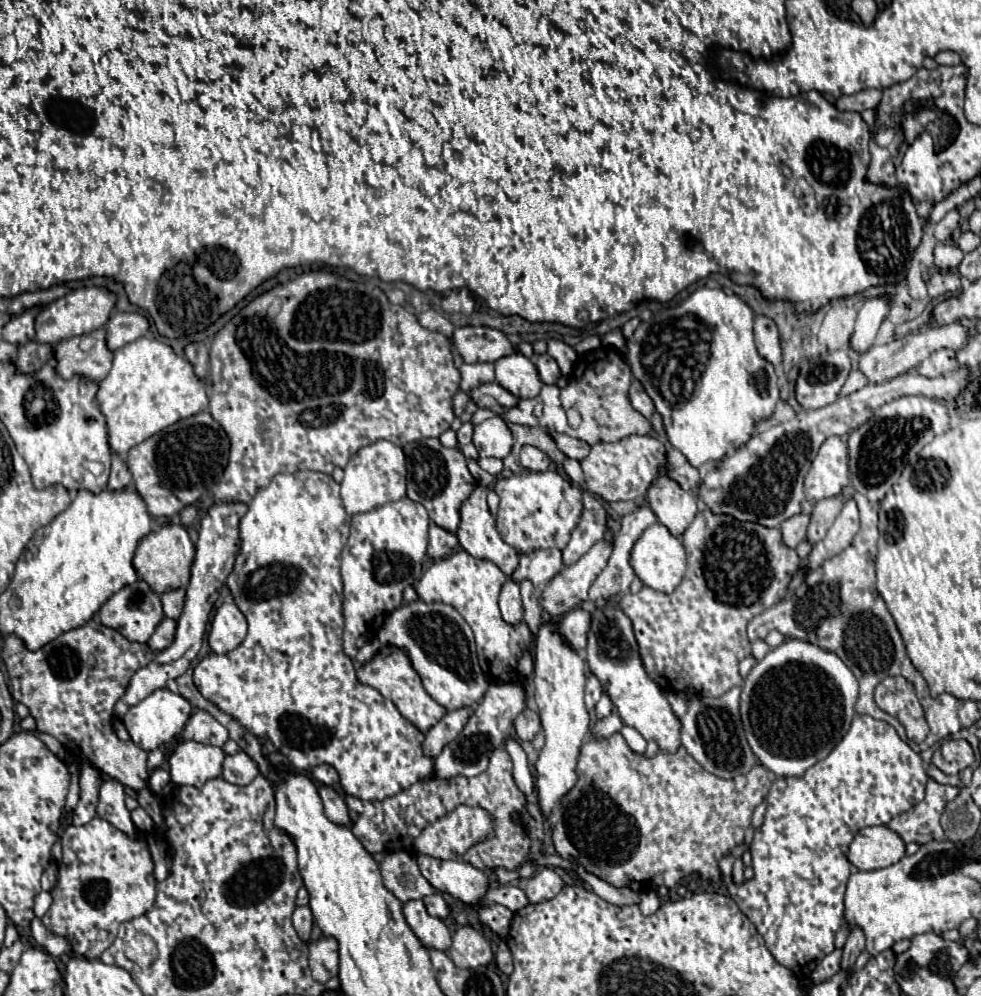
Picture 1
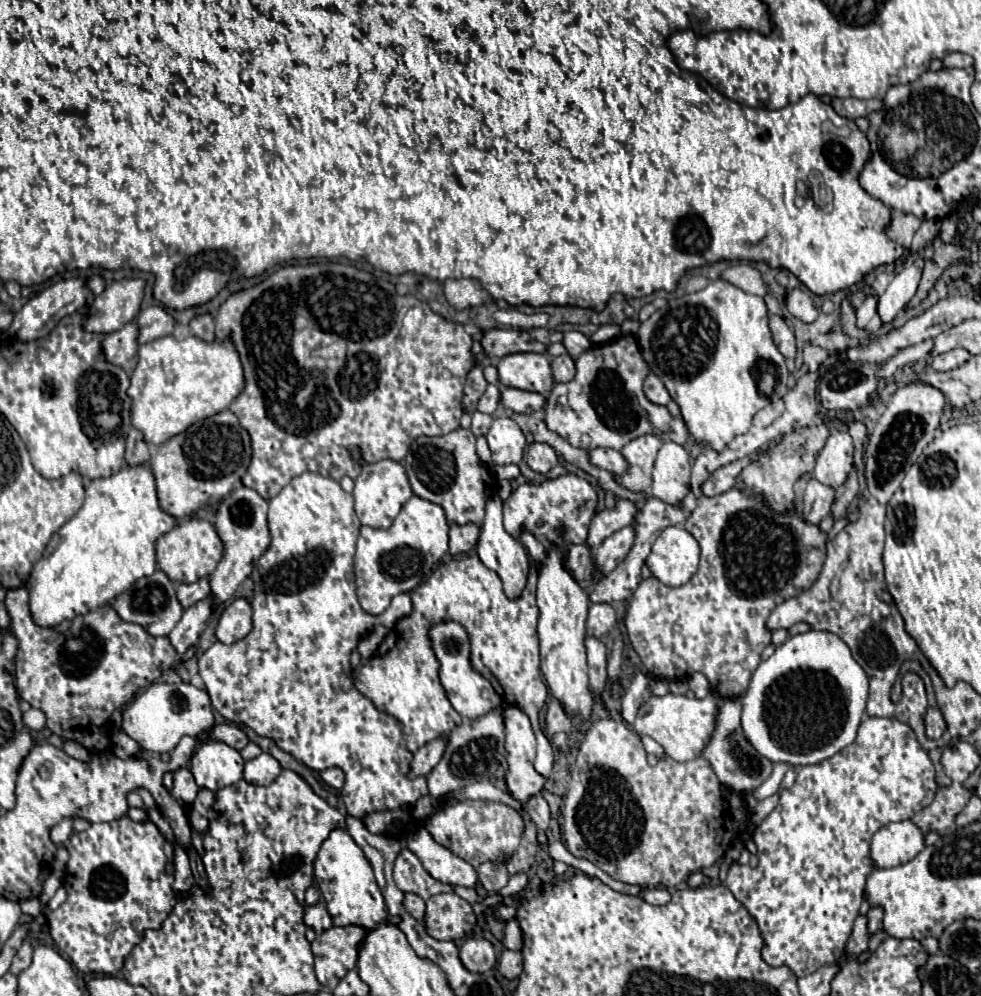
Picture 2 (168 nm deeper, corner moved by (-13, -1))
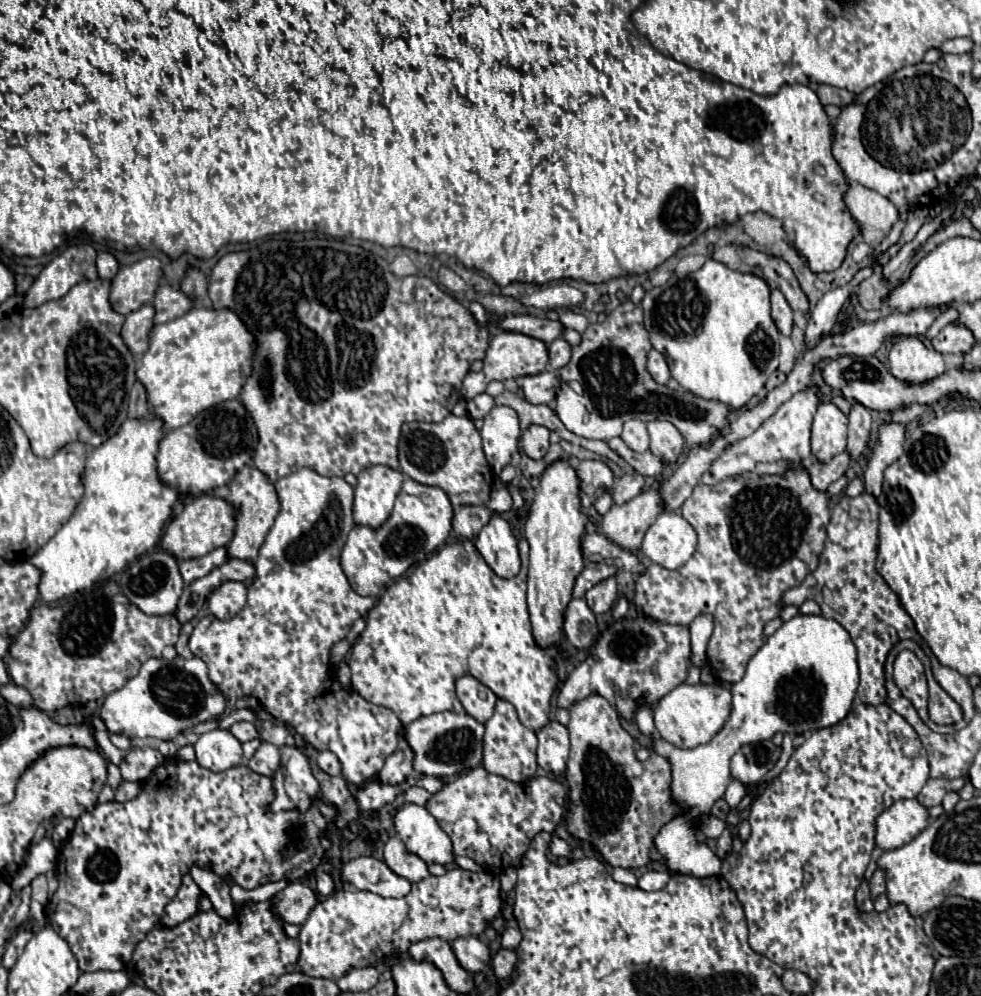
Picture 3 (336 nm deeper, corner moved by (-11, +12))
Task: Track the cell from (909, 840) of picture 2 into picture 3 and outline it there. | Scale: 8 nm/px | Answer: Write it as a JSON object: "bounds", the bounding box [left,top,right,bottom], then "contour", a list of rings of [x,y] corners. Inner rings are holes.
{"bounds":[876,799,928,851],"contour":[[[916,799],[896,801],[876,819],[876,845],[882,851],[910,843],[928,827],[928,809]]]}

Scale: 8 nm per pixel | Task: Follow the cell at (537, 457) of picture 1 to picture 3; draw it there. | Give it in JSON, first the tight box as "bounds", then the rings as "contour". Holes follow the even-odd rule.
{"bounds":[522,425,550,459],"contour":[[[530,425],[522,433],[522,449],[530,459],[542,459],[550,449],[550,431],[540,425]]]}

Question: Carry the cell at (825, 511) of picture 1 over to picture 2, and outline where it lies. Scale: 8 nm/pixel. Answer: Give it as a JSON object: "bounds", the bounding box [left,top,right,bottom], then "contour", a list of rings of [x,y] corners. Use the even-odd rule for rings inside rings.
{"bounds":[832,468,858,518],"contour":[[[854,468],[848,474],[846,482],[836,490],[836,500],[834,500],[834,506],[832,506],[834,518],[844,518],[846,508],[852,502],[852,498],[856,496],[856,492],[858,492],[858,478],[856,478],[856,468]]]}

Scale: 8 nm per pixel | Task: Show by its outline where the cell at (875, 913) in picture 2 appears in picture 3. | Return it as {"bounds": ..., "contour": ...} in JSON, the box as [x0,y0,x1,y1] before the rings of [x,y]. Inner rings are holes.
{"bounds":[870,869,886,901],"contour":[[[876,869],[872,879],[870,879],[870,897],[872,901],[876,901],[880,895],[886,893],[886,887],[884,887],[884,871]]]}

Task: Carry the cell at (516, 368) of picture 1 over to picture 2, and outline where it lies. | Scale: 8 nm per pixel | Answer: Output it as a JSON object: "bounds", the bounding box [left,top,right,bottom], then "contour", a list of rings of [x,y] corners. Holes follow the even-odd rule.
{"bounds":[496,354,554,398],"contour":[[[508,354],[496,364],[502,386],[538,392],[547,398],[554,386],[550,362],[544,354]]]}

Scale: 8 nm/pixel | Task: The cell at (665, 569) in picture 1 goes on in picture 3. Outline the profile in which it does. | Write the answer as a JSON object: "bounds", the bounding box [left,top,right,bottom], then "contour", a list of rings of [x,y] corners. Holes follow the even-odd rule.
{"bounds":[640,511,696,569],"contour":[[[662,511],[646,531],[640,551],[666,569],[680,569],[696,551],[696,531],[680,513]]]}

